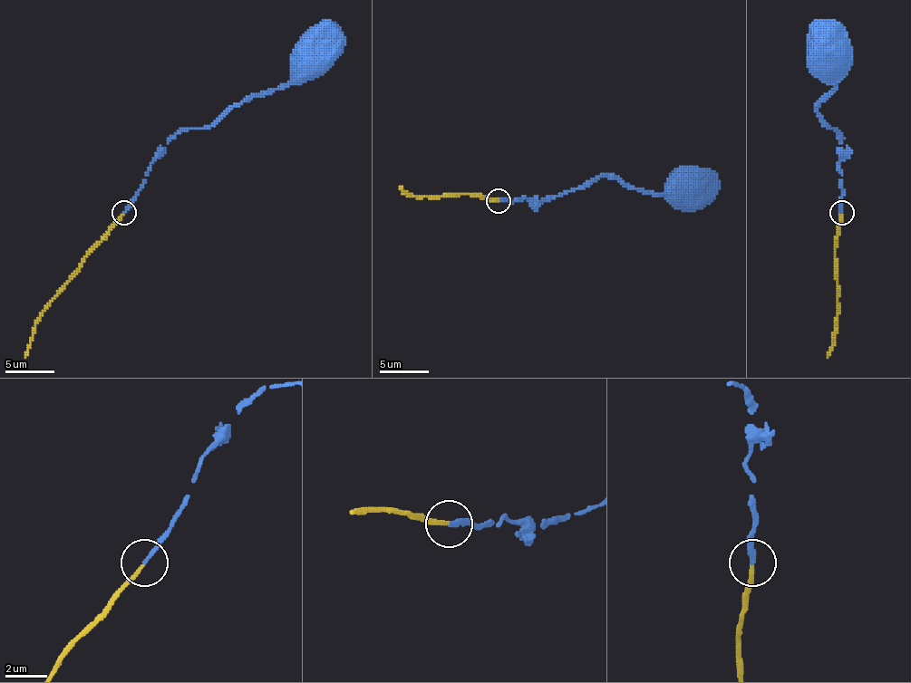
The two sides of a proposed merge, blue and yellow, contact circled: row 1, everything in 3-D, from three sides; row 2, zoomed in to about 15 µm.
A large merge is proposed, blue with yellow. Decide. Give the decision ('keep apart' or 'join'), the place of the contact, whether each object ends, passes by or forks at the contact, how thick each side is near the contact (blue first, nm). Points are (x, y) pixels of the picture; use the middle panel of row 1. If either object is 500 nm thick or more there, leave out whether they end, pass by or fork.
join; at (499, 200); blue ends there; yellow ends there; 200 nm thick on the blue side, 170 nm on the other

